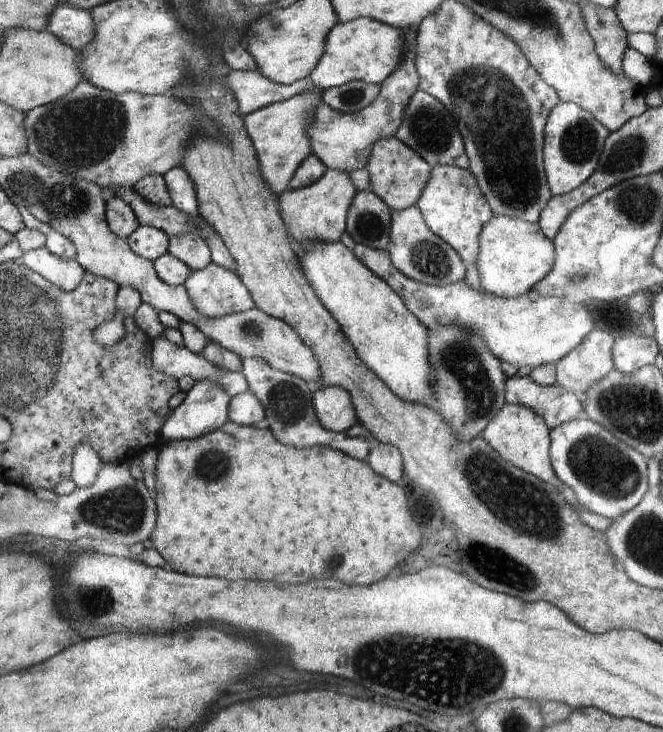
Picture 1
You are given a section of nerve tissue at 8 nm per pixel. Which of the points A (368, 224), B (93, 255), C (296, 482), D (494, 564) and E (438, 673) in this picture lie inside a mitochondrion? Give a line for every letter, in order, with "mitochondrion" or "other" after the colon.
A: mitochondrion
B: other
C: other
D: mitochondrion
E: mitochondrion

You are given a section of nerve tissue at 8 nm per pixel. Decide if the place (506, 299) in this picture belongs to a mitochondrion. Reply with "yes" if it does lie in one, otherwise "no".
no

